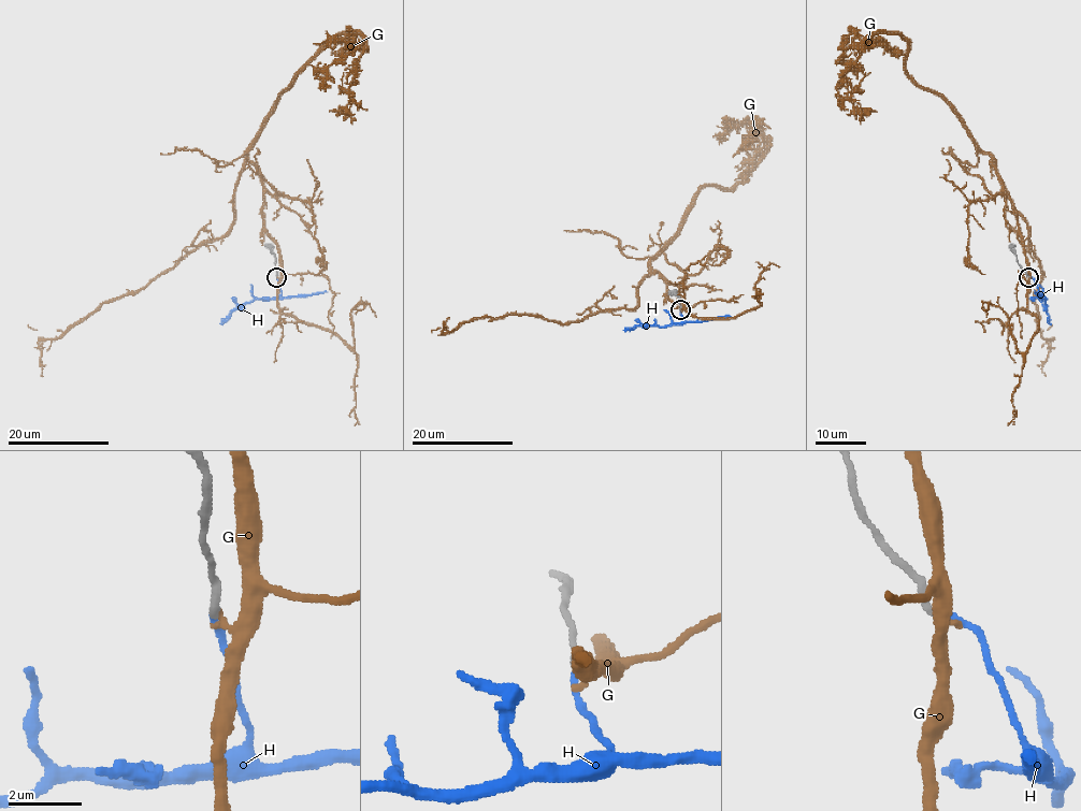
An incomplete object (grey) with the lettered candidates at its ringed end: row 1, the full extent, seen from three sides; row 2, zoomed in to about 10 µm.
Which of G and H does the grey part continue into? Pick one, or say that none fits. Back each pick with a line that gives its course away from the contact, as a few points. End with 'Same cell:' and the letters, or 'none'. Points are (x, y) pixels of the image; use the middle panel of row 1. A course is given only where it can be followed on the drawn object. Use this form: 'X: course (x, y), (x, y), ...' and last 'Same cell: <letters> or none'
H: course (680, 309), (683, 321), (635, 326), (624, 331)
Same cell: H

